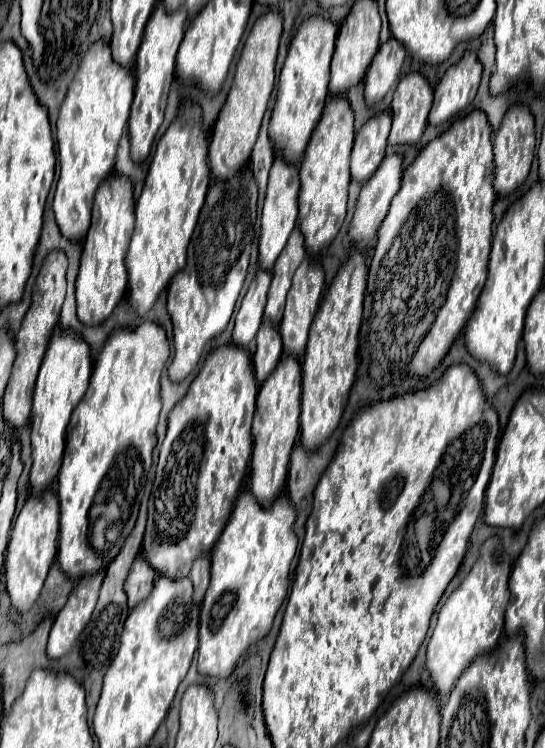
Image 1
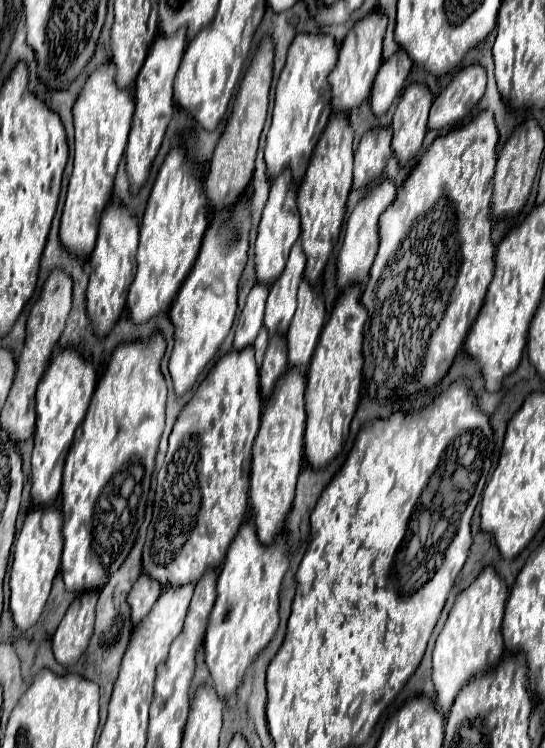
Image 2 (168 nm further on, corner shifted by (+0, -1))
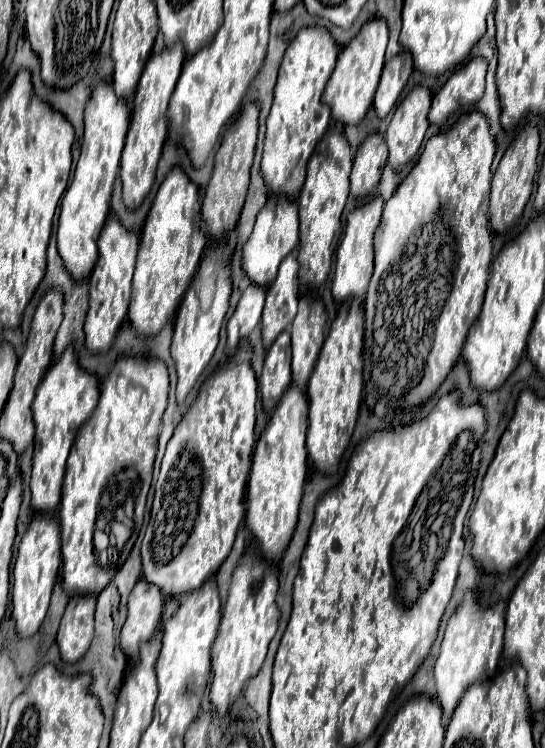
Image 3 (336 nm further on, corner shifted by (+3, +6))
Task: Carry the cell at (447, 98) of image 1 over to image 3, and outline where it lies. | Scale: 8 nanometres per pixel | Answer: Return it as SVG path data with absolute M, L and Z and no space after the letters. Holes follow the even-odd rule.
M472 58L468 64L464 64L450 76L450 80L442 86L442 90L432 100L432 108L428 114L430 124L440 126L460 106L474 104L482 98L486 66L488 62L484 58Z

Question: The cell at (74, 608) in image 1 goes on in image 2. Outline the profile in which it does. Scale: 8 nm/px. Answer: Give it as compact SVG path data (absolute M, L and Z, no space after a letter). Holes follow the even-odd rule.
M97 591L81 593L69 605L63 621L59 623L51 639L51 645L53 655L61 665L73 665L87 649L87 643L93 633L95 603L97 603Z

